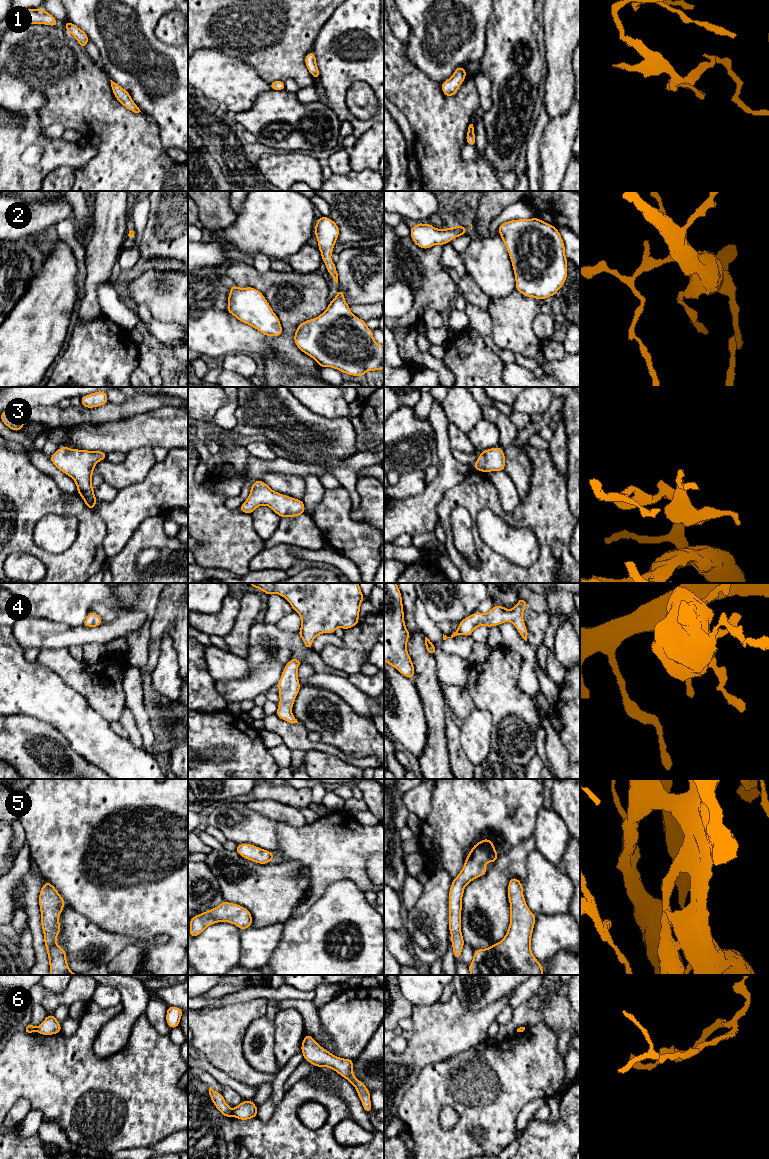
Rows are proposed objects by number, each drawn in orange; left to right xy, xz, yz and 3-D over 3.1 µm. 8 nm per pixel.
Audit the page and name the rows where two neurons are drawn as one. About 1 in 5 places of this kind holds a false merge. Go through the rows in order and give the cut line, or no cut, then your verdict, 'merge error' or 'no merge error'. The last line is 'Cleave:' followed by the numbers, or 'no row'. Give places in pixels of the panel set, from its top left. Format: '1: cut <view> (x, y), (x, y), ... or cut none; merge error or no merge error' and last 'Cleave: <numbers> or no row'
1: cut yz (441, 83), (444, 89), (456, 90); merge error
2: cut none; no merge error
3: cut none; no merge error
4: cut none; no merge error
5: cut none; no merge error
6: cut xz (233, 1110), (231, 1115); merge error
Cleave: 1, 6

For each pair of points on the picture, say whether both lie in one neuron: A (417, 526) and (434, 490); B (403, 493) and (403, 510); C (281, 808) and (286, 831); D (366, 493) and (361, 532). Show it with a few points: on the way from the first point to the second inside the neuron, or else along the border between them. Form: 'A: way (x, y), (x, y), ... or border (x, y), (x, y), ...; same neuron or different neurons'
A: way (417, 517), (430, 499); same neuron
B: border (425, 490), (406, 498), (394, 500); different neurons
C: border (277, 820), (295, 826), (301, 826), (305, 823); different neurons
D: border (350, 509), (355, 520), (373, 527); different neurons

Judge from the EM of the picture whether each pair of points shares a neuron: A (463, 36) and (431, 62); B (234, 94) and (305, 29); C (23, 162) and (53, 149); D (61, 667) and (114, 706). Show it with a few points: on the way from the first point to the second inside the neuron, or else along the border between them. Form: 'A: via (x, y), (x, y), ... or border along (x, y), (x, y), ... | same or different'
A: via (455, 38), (439, 54) | same
B: border along (238, 59), (248, 63), (269, 84) | different
C: via (30, 156), (46, 154) | same
D: via (74, 673), (84, 678), (101, 693) | same

